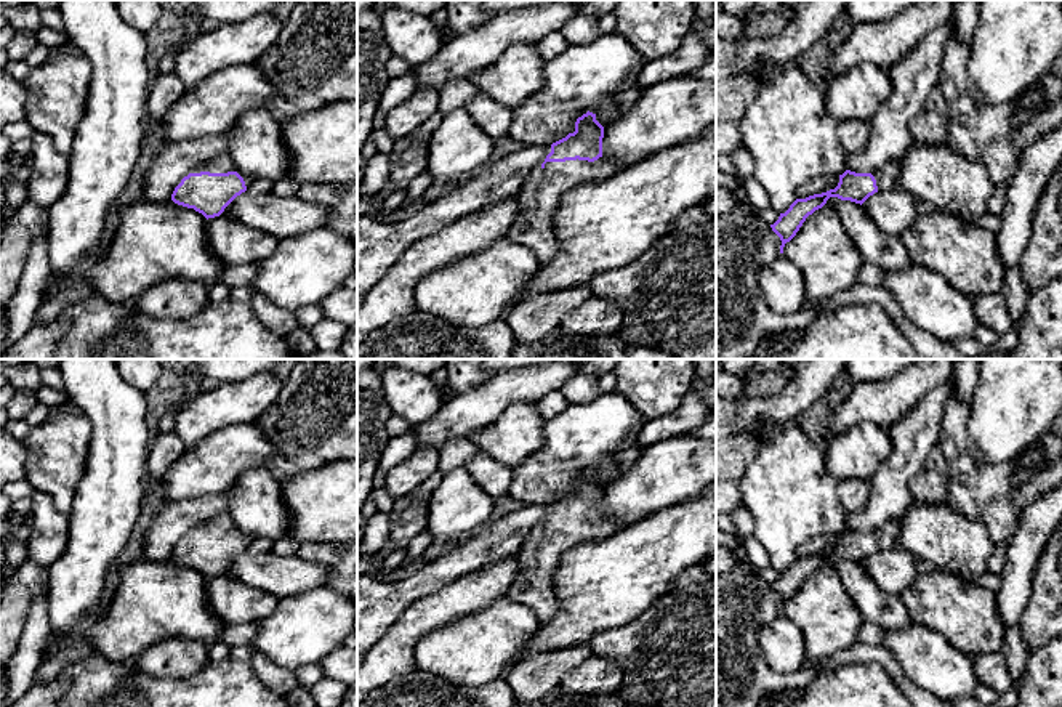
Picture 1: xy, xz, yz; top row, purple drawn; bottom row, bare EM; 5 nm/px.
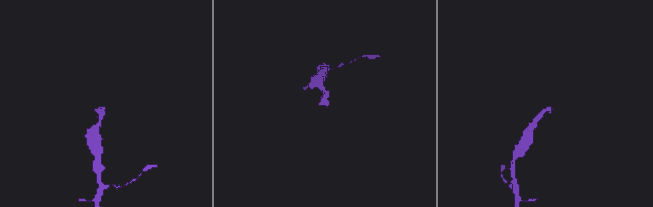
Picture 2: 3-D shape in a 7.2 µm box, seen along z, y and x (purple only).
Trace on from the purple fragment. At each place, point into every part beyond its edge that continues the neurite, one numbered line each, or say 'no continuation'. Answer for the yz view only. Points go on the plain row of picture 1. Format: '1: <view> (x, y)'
1: yz (886, 536)

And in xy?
1: xy (221, 523)

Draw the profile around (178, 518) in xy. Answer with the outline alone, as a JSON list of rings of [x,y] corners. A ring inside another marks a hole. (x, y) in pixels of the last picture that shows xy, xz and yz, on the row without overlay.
[[[229,489],[219,494],[170,502],[143,534],[146,560],[168,561],[178,542],[208,519],[229,511]]]

